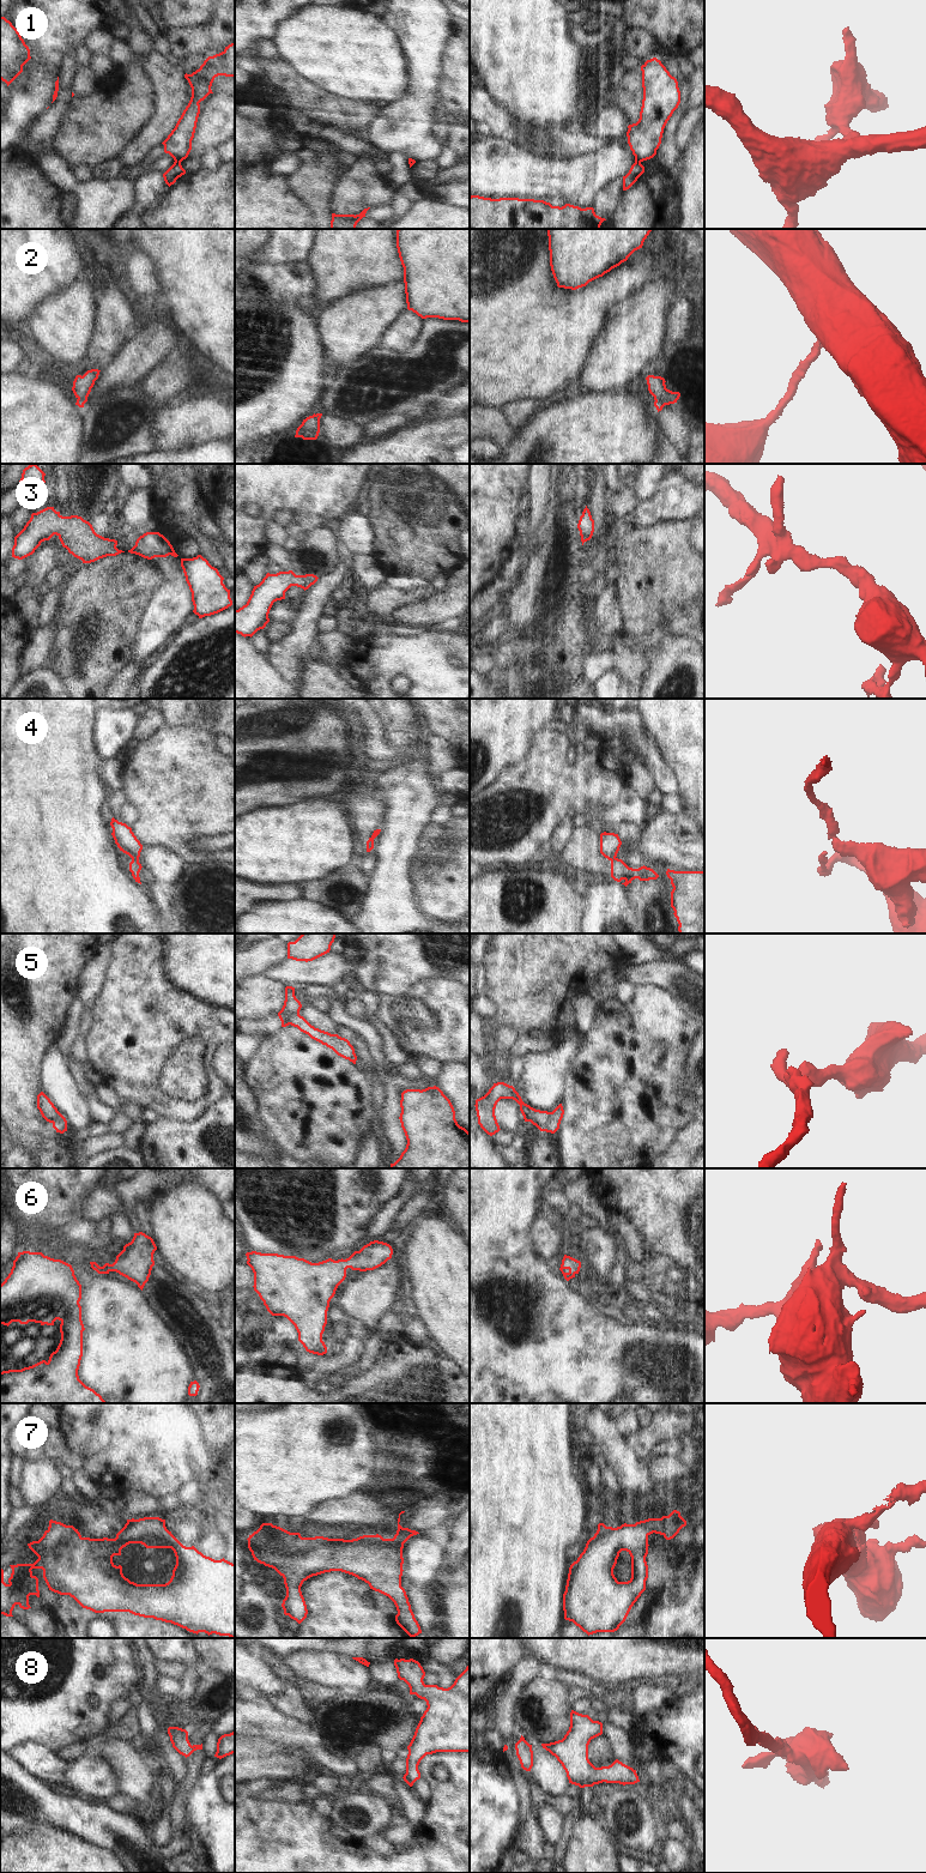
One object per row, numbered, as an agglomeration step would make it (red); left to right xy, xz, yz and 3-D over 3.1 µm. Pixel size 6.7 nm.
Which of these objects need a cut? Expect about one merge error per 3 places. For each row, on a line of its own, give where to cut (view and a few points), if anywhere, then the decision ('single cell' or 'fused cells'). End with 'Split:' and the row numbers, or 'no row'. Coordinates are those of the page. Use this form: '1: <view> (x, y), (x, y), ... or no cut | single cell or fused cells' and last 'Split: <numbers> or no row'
1: xy (175, 161), (180, 162) | fused cells
2: no cut | single cell
3: no cut | single cell
4: xy (132, 859), (138, 861) | fused cells
5: yz (551, 1112), (549, 1125), (545, 1130) | fused cells
6: no cut | single cell
7: no cut | single cell
8: no cut | single cell
Split: 1, 4, 5

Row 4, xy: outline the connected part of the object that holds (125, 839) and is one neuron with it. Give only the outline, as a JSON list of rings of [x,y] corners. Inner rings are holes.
[[[114,817],[111,818],[110,826],[113,828],[111,835],[120,851],[128,854],[132,860],[139,860],[143,845],[132,832],[132,828]]]

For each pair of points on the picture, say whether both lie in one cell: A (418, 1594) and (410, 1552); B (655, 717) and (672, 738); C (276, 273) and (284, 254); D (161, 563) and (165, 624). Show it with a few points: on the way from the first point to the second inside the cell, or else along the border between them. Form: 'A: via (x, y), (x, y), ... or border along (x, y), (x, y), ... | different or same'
A: via (417, 1583), (417, 1563) | same
B: via (660, 721), (672, 733) | same
C: border along (304, 259), (297, 263), (259, 263) | different
D: via (168, 579), (167, 609) | same

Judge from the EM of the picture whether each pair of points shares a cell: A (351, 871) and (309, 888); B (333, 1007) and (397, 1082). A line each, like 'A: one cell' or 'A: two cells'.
A: one cell
B: one cell

